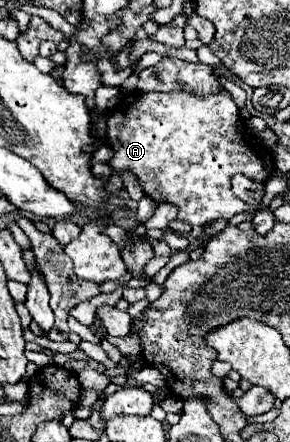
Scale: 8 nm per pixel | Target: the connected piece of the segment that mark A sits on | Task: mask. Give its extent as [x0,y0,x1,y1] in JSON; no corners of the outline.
[105,90,273,226]

